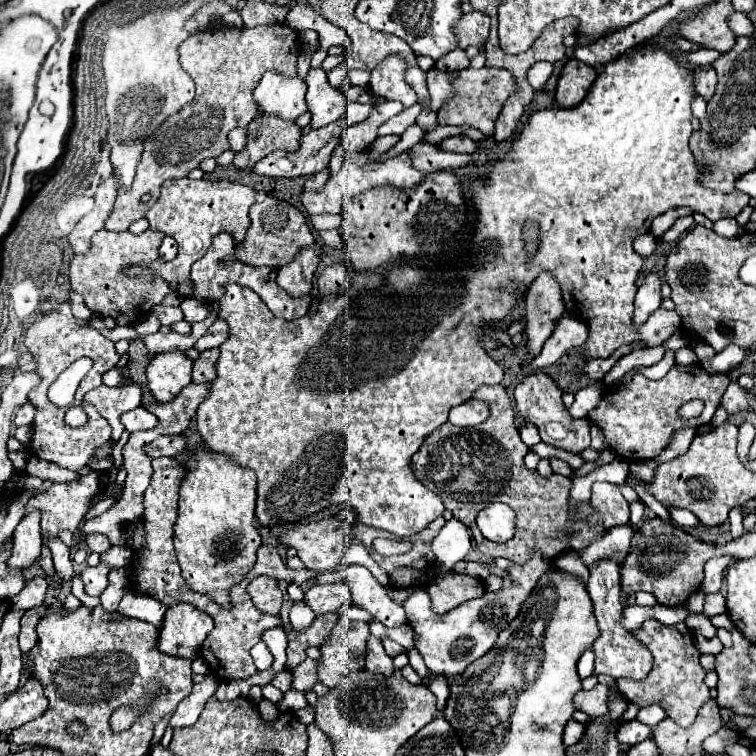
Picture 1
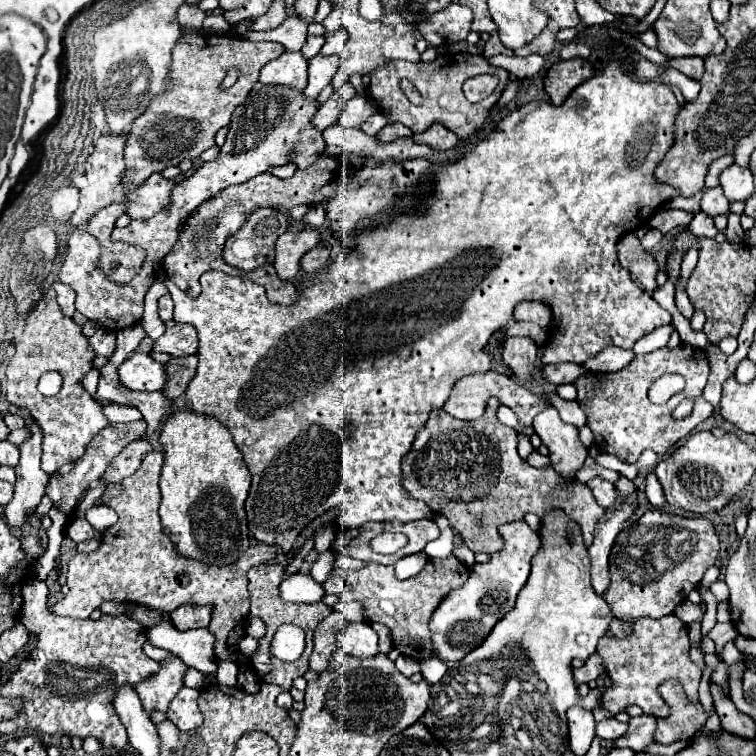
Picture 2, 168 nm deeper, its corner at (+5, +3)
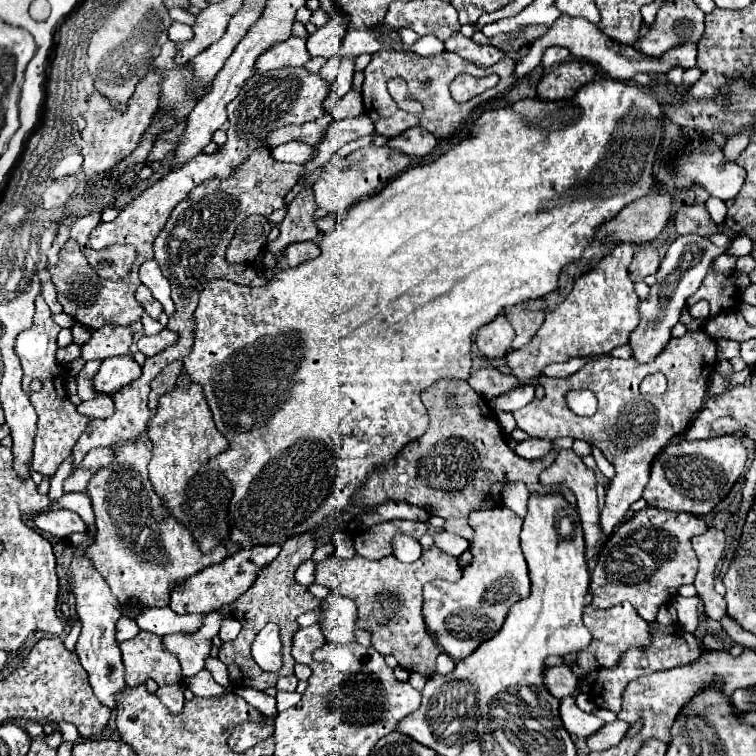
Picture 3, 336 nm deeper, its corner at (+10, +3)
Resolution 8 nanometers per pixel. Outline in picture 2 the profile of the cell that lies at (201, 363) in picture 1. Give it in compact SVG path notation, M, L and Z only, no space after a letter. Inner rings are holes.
M185 356L185 358L171 358L165 364L165 372L167 372L167 382L163 386L165 398L175 400L181 394L185 394L187 384L191 382L193 374L197 370L197 356Z

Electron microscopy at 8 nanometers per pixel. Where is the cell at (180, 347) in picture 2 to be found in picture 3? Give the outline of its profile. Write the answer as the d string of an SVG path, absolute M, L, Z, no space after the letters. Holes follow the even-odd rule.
M164 328L160 334L156 336L142 336L138 340L138 350L146 356L154 356L154 354L160 354L164 352L166 348L170 348L172 344L176 344L180 340L180 334L178 332L172 332L168 328Z

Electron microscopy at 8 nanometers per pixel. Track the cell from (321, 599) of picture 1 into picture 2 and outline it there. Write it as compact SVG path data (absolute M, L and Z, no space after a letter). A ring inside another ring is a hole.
M455 556L443 560L427 560L425 568L407 580L399 580L395 576L393 566L381 566L369 562L361 570L341 570L333 568L329 578L323 582L327 594L335 594L345 602L361 602L365 622L381 622L393 634L393 646L403 654L417 662L433 656L433 644L429 636L429 618L433 610L439 606L441 598L449 594L449 590L459 588L469 578L469 568L459 562Z

